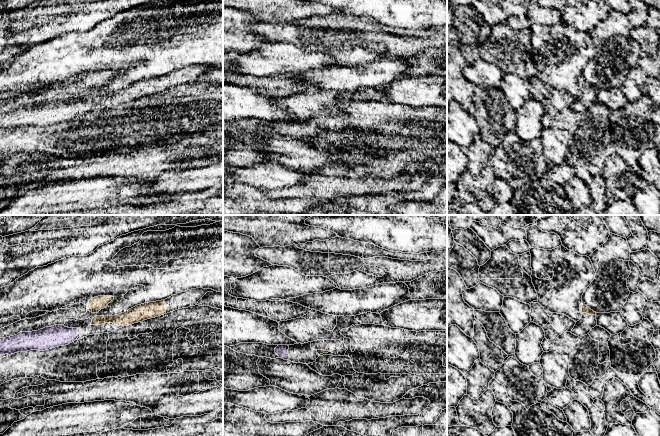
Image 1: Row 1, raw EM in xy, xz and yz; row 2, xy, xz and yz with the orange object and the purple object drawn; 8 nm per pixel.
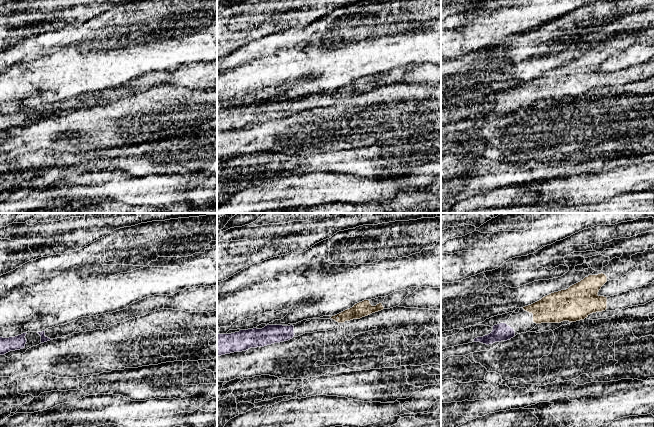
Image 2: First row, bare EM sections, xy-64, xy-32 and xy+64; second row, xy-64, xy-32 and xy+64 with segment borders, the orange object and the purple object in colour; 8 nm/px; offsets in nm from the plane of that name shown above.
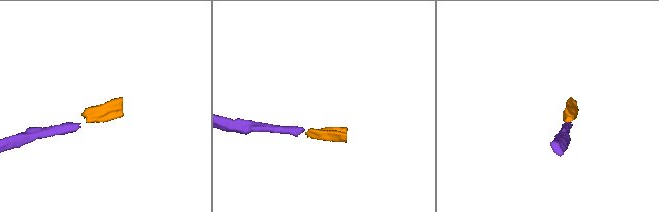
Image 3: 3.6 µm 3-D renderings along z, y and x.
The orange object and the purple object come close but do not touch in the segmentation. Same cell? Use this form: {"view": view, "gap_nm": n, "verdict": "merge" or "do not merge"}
{"view": "xy", "gap_nm": 120, "verdict": "merge"}

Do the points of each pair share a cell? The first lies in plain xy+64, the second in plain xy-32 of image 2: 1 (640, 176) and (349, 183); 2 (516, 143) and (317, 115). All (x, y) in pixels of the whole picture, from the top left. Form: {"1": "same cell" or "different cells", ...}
{"1": "different cells", "2": "same cell"}

